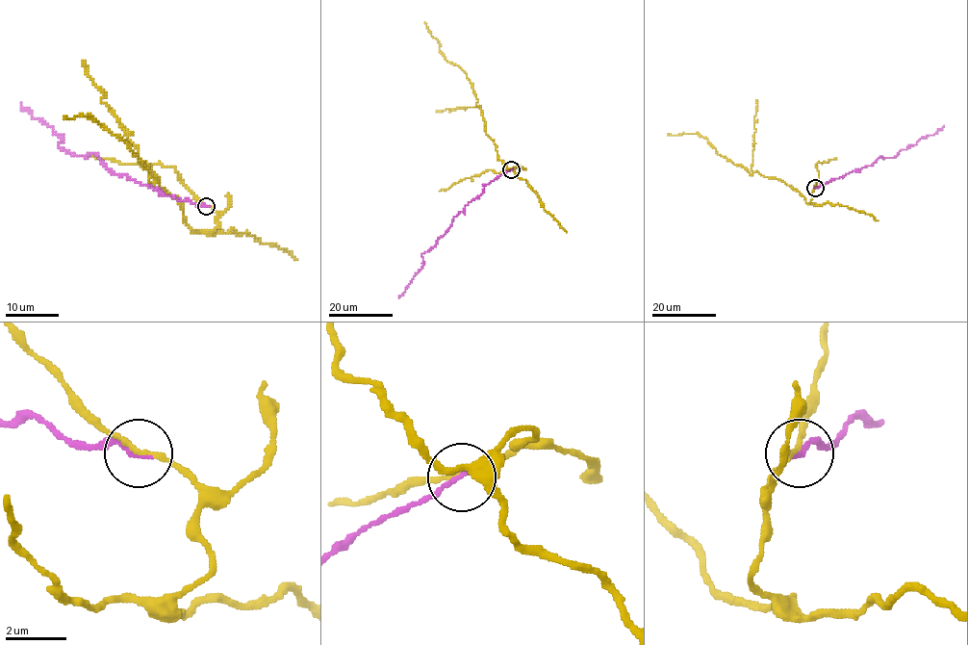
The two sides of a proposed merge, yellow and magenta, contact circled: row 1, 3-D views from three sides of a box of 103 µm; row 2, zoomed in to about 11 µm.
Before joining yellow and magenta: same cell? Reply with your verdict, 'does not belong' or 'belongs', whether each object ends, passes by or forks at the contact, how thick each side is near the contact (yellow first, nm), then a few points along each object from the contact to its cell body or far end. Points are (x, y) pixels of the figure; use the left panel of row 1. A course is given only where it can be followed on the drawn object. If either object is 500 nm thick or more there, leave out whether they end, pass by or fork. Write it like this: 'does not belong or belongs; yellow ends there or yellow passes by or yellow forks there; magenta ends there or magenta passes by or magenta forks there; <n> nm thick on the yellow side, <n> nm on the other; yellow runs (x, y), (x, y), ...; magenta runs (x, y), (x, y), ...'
belongs; yellow passes by; magenta ends there; 140 nm thick on the yellow side, 160 nm on the other; yellow runs (205, 205), (217, 226), (194, 232), (122, 139), (89, 116), (63, 116); magenta runs (206, 205), (115, 175), (93, 154), (72, 155), (59, 144), (62, 138), (22, 103)

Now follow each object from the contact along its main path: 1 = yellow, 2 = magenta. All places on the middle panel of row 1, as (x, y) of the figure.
1: (510, 170), (518, 166), (509, 169), (497, 158), (466, 73), (449, 63), (424, 22)
2: (511, 170), (486, 185), (480, 194), (454, 218), (450, 227), (437, 244), (421, 255), (422, 267), (399, 298)

